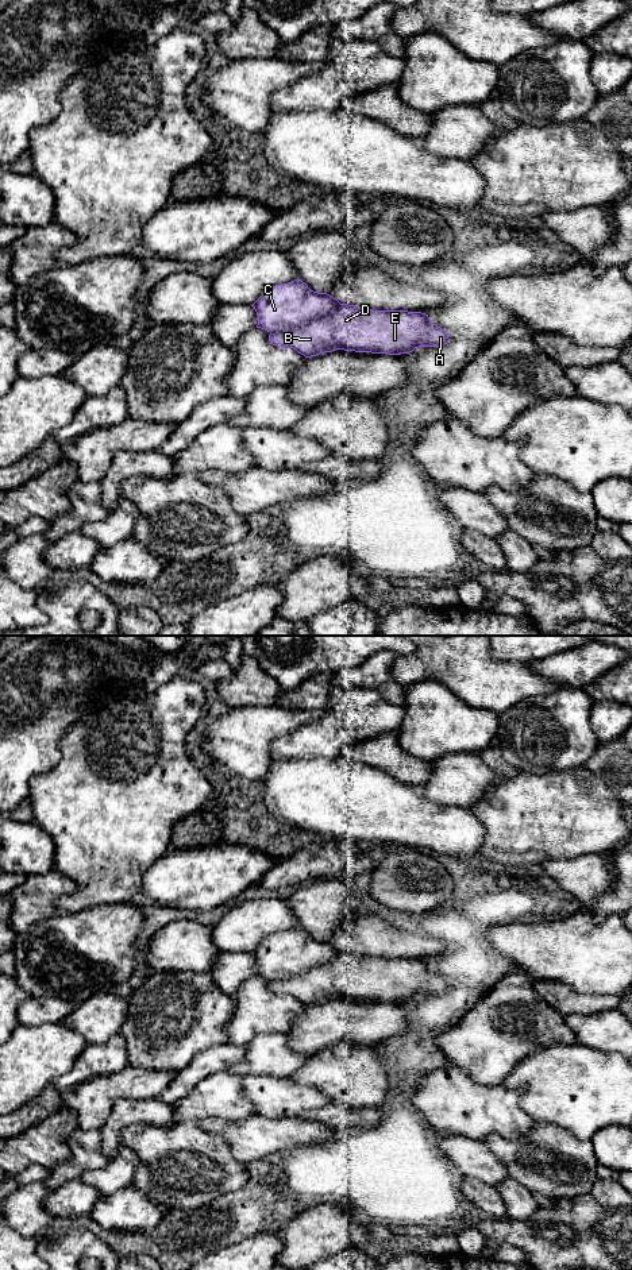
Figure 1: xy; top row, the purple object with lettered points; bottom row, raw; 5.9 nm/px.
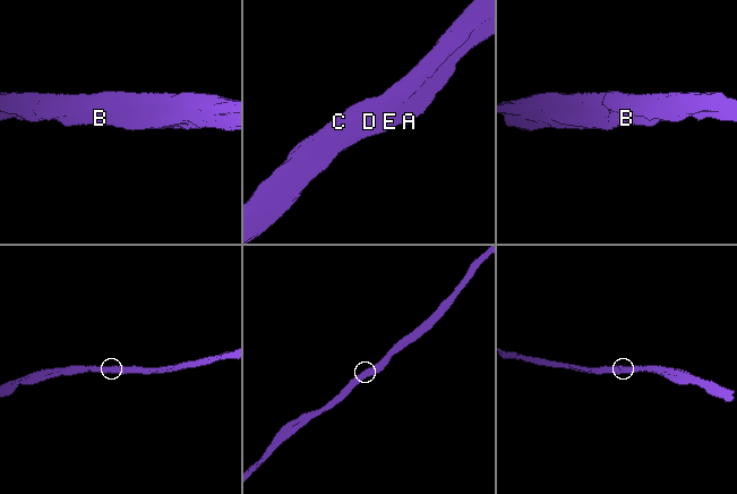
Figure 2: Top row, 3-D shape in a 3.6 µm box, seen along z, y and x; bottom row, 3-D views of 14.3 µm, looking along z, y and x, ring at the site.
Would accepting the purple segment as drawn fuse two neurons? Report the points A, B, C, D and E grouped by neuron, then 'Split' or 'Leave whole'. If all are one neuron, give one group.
Groups: A B C D E. Leave whole

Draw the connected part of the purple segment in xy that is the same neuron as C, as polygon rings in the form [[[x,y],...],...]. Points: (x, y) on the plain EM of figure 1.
[[[298,926],[267,937],[251,954],[258,964],[257,976],[265,977],[270,981],[270,992],[282,996],[293,996],[305,1005],[336,997],[401,1003],[409,1001],[419,995],[443,995],[450,988],[447,980],[436,972],[432,972],[425,961],[408,958],[373,958],[340,951],[327,941],[311,938],[308,933]]]

